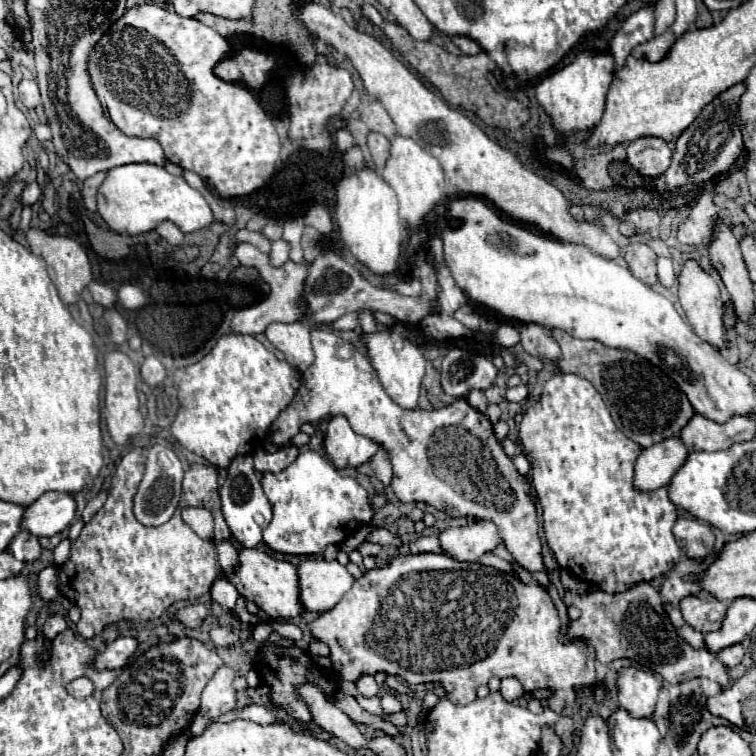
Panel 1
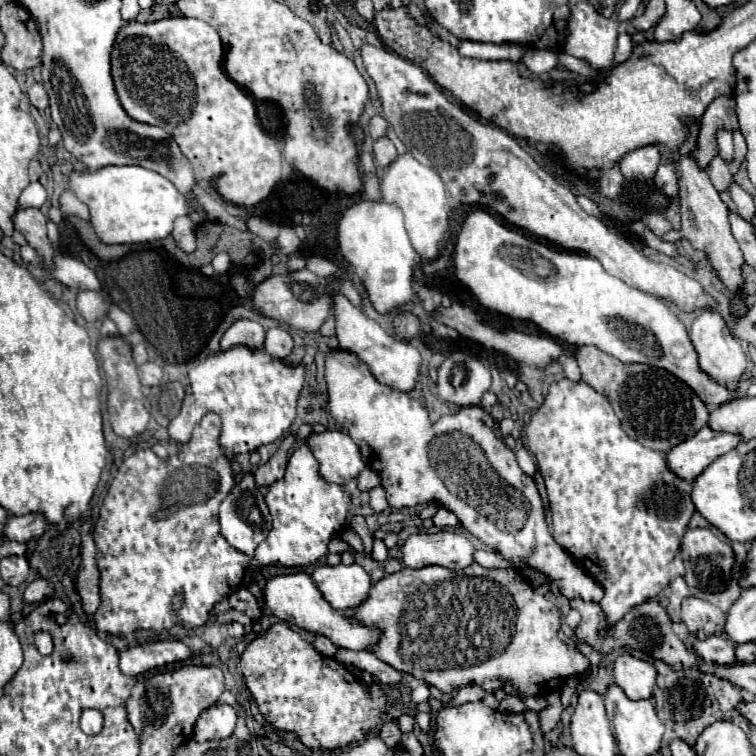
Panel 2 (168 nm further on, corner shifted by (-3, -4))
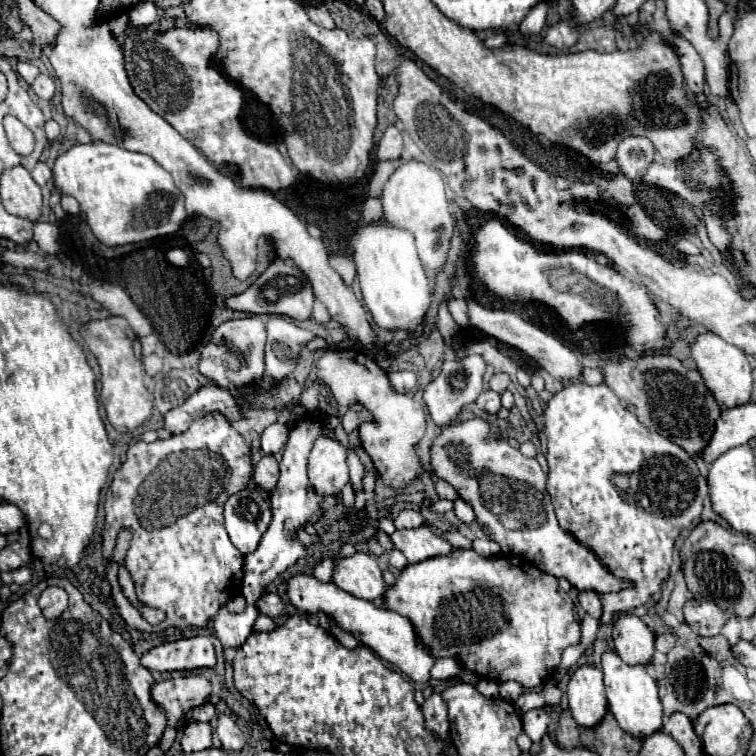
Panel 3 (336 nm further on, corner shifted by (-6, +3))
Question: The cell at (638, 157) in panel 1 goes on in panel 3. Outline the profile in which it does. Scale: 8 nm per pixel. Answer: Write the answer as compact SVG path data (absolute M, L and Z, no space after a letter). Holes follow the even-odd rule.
M644 136L624 138L616 154L620 172L624 172L630 180L640 180L646 168L652 164L652 158L654 158L654 146Z

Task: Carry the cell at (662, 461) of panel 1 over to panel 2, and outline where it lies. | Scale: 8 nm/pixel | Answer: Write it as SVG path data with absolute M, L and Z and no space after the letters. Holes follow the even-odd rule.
M705 425L693 439L687 439L685 443L673 447L673 451L667 453L669 467L673 467L673 471L677 471L681 479L693 481L705 471L707 465L711 465L727 451L735 449L741 441L743 439L737 433L715 431Z

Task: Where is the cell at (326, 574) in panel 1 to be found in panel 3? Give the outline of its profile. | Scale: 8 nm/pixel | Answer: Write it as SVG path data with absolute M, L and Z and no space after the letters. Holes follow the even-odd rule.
M364 552L338 558L332 572L332 584L362 600L376 600L384 594L382 570L378 568L376 558Z

